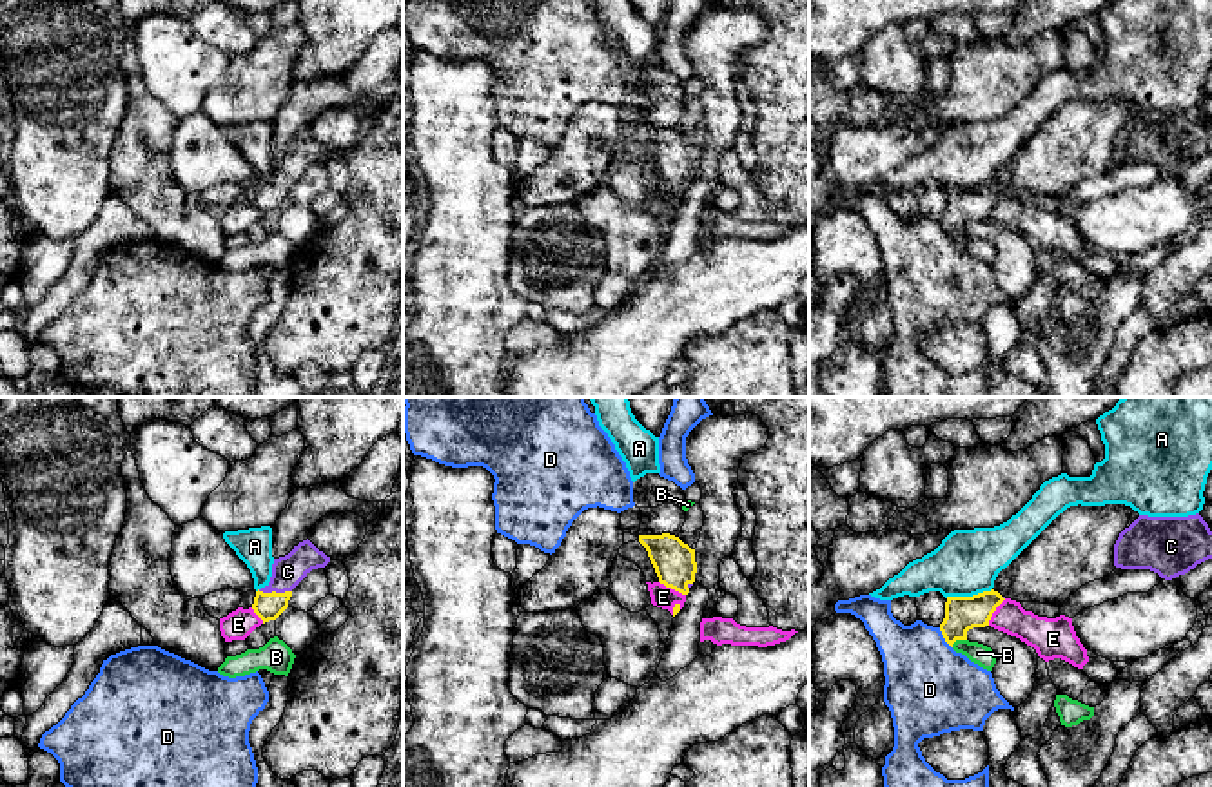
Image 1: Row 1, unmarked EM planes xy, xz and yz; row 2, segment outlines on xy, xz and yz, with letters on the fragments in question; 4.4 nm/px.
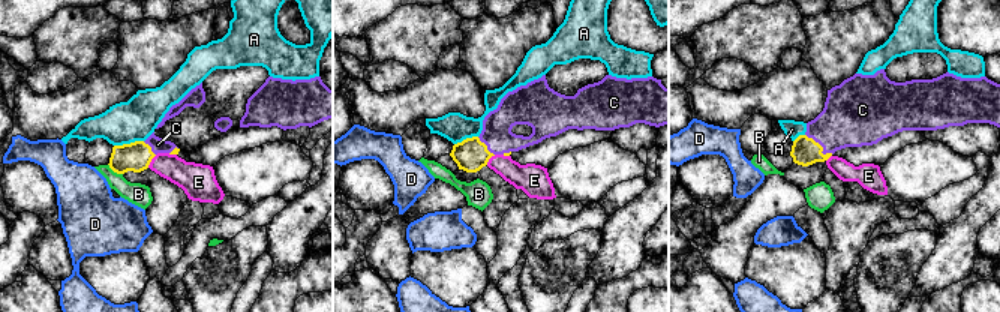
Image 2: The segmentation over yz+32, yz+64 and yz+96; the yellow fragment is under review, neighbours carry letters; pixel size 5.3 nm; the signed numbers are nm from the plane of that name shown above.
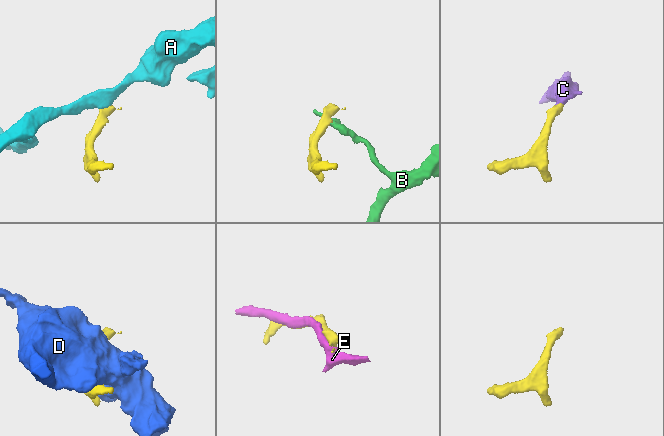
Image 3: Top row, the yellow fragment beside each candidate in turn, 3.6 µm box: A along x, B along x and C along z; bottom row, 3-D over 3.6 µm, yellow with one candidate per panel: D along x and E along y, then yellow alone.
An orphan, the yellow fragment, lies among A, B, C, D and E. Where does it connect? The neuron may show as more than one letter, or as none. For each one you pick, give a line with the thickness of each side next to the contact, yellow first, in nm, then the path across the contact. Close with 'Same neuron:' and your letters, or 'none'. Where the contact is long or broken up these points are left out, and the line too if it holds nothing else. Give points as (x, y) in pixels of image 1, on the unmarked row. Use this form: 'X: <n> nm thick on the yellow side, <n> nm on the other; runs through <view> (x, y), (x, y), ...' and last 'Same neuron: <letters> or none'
C: 120 nm thick on the yellow side, 140 nm on the other; runs through xy (267, 200), (274, 185), (287, 165)
Same neuron: C

